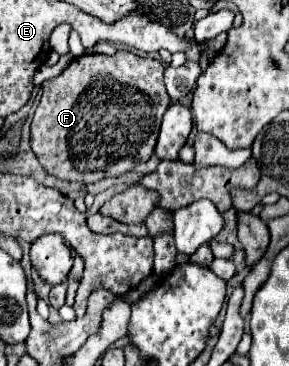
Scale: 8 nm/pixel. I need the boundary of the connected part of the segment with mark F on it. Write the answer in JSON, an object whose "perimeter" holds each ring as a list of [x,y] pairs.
{"perimeter":[[[117,50],[113,56],[85,54],[75,58],[61,76],[41,84],[41,102],[31,124],[31,148],[41,166],[67,182],[91,184],[103,178],[117,178],[133,170],[135,164],[147,162],[153,154],[161,118],[171,100],[163,84],[163,64],[159,58],[137,56],[129,50]]]}

